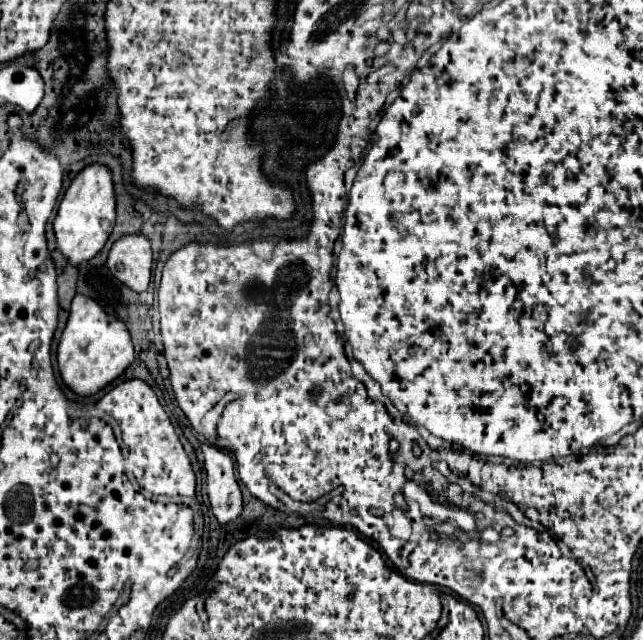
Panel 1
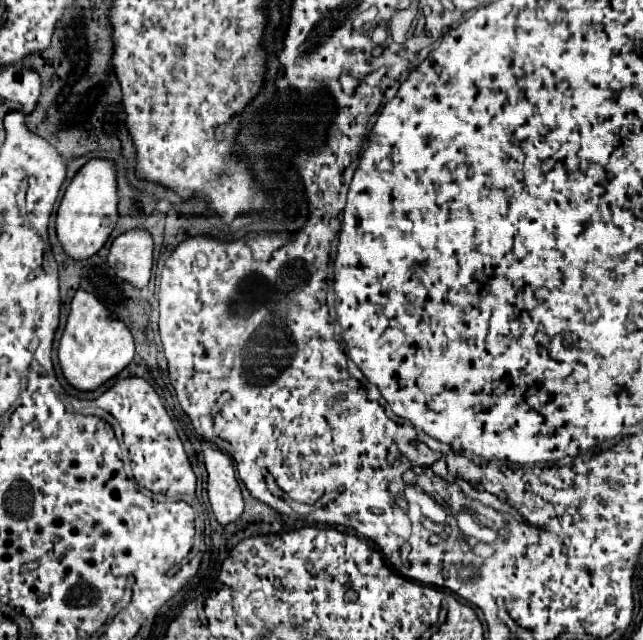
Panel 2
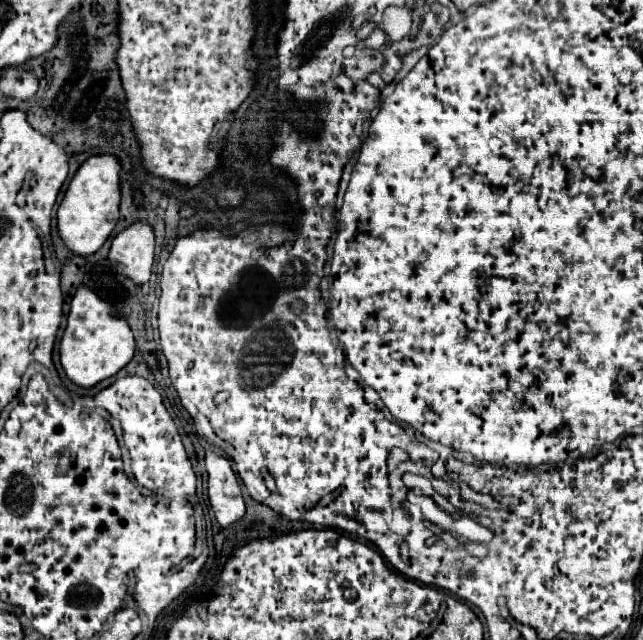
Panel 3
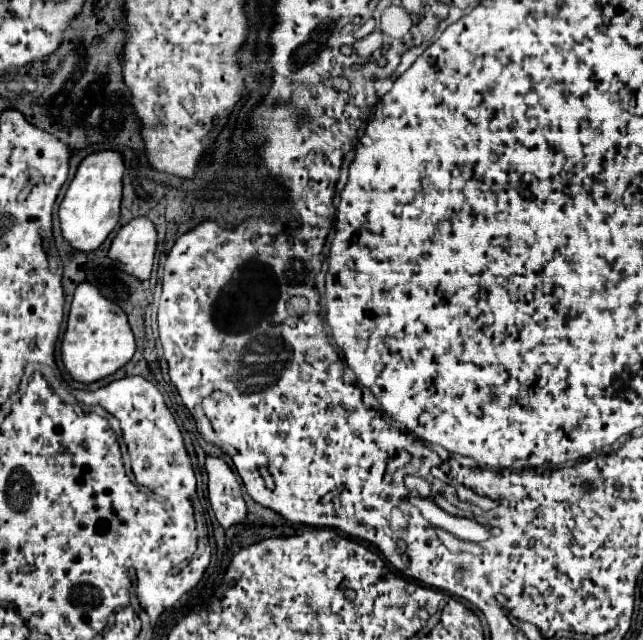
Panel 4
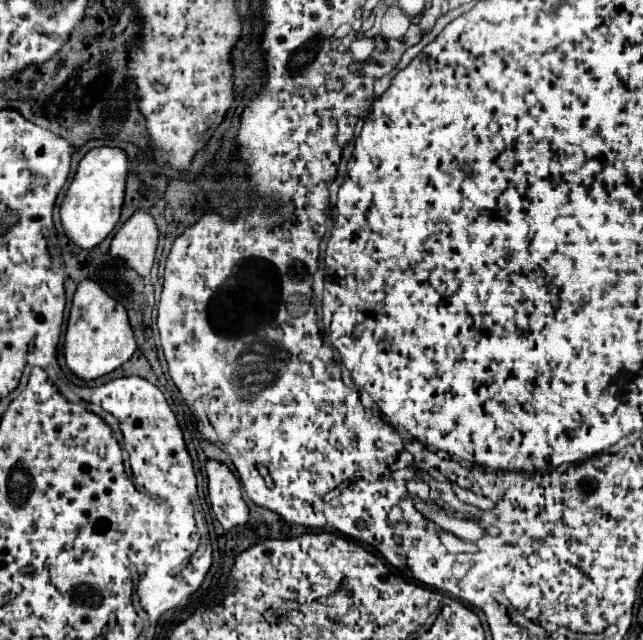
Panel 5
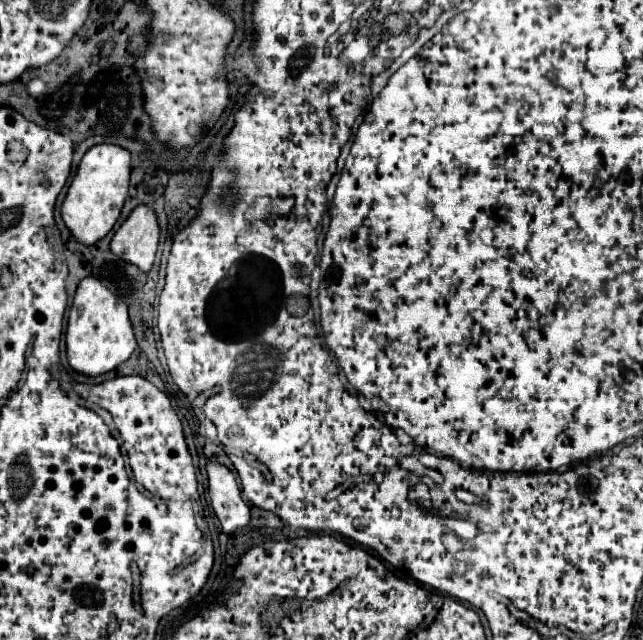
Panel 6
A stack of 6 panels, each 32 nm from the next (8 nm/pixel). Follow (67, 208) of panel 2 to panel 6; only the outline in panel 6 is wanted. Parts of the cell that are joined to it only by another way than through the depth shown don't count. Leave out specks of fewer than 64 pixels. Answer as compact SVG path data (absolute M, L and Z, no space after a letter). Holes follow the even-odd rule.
M100 144L84 154L78 172L68 188L68 194L62 202L62 220L76 242L92 246L114 228L128 194L128 180L130 180L128 150L112 144Z

